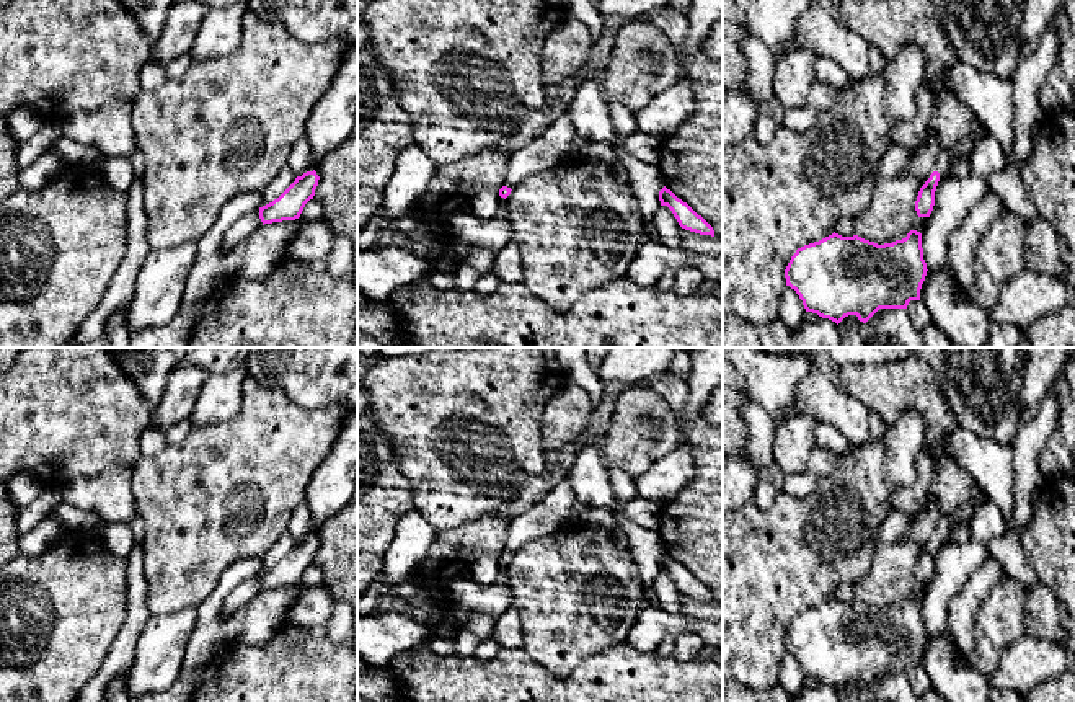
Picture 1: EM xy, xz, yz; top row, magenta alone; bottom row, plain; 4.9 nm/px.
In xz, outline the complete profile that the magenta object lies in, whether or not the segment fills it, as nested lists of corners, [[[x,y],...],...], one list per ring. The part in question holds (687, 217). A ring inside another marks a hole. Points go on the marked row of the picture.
[[[666,186],[659,191],[661,206],[667,206],[685,230],[714,237],[713,227]]]

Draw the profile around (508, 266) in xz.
[[[514,238],[498,253],[491,271],[506,284],[517,284],[522,281],[524,266],[519,245]]]

